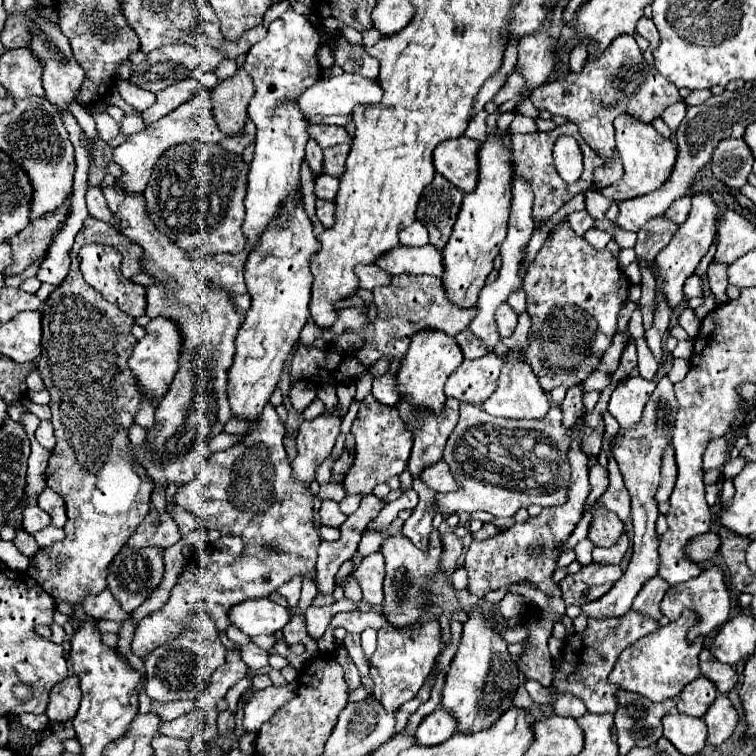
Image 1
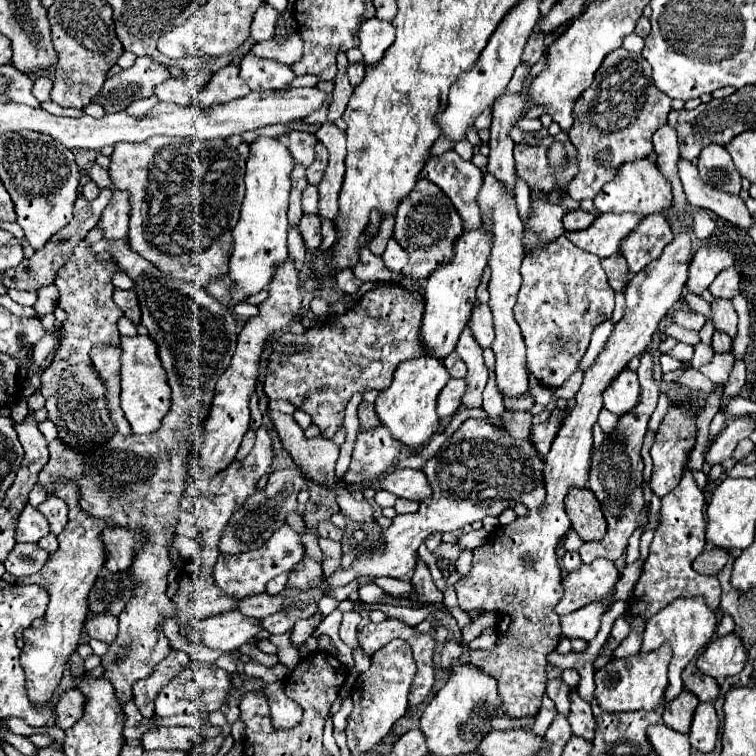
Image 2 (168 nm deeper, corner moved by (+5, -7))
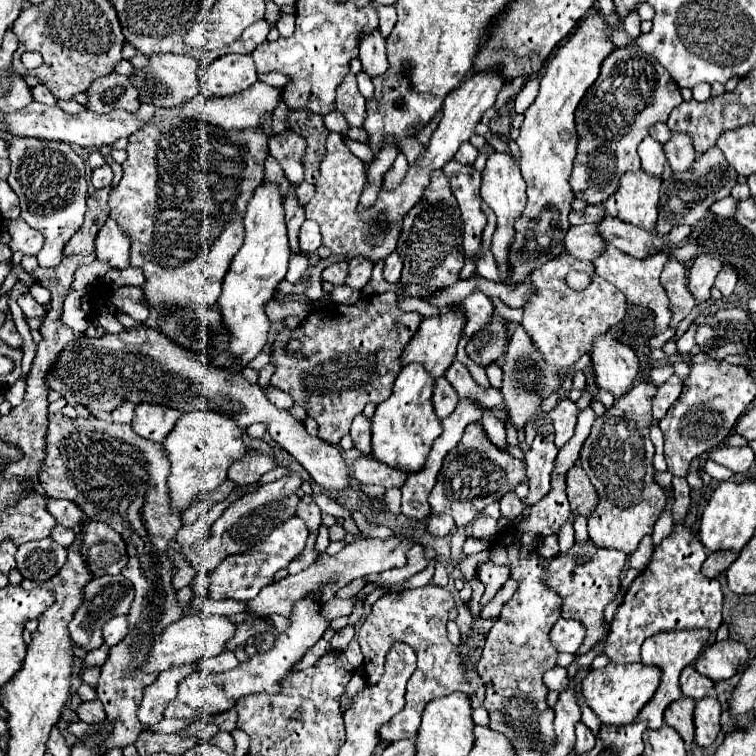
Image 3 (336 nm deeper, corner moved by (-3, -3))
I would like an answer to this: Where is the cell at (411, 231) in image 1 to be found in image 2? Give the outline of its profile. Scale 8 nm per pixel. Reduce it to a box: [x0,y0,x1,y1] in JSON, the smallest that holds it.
[383,237,407,271]

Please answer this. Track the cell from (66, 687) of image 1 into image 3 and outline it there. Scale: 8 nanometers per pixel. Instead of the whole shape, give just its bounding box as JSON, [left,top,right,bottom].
[77,699,105,723]

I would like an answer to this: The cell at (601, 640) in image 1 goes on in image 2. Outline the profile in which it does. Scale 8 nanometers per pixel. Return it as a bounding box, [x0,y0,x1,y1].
[569,689,595,739]

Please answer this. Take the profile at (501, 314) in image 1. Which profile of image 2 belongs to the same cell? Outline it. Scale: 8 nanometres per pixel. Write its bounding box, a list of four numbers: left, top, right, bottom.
[471,305,495,347]

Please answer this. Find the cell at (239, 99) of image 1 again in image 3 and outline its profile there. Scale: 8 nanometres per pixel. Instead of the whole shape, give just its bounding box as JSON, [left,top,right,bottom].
[199,55,257,97]

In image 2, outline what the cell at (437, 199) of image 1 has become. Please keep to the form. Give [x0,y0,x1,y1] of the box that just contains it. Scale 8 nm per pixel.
[395,179,463,279]

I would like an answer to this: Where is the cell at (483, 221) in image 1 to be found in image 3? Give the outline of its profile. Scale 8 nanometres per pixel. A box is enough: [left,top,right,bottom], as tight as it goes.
[399,307,465,379]

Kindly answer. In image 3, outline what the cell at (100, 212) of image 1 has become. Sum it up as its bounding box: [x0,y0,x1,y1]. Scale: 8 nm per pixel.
[91,165,113,189]

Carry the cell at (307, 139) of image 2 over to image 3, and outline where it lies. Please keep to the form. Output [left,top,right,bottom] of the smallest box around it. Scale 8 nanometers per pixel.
[269,129,305,185]

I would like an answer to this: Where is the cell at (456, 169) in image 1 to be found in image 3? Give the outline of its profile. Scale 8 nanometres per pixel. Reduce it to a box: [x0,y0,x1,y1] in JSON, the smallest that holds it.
[443,161,487,257]

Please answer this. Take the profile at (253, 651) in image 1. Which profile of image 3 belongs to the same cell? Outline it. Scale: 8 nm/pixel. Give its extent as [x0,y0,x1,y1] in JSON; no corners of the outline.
[197,651,239,673]

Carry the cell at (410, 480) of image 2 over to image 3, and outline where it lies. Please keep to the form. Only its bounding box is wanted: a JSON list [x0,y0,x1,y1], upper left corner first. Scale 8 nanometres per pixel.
[353,457,407,489]

